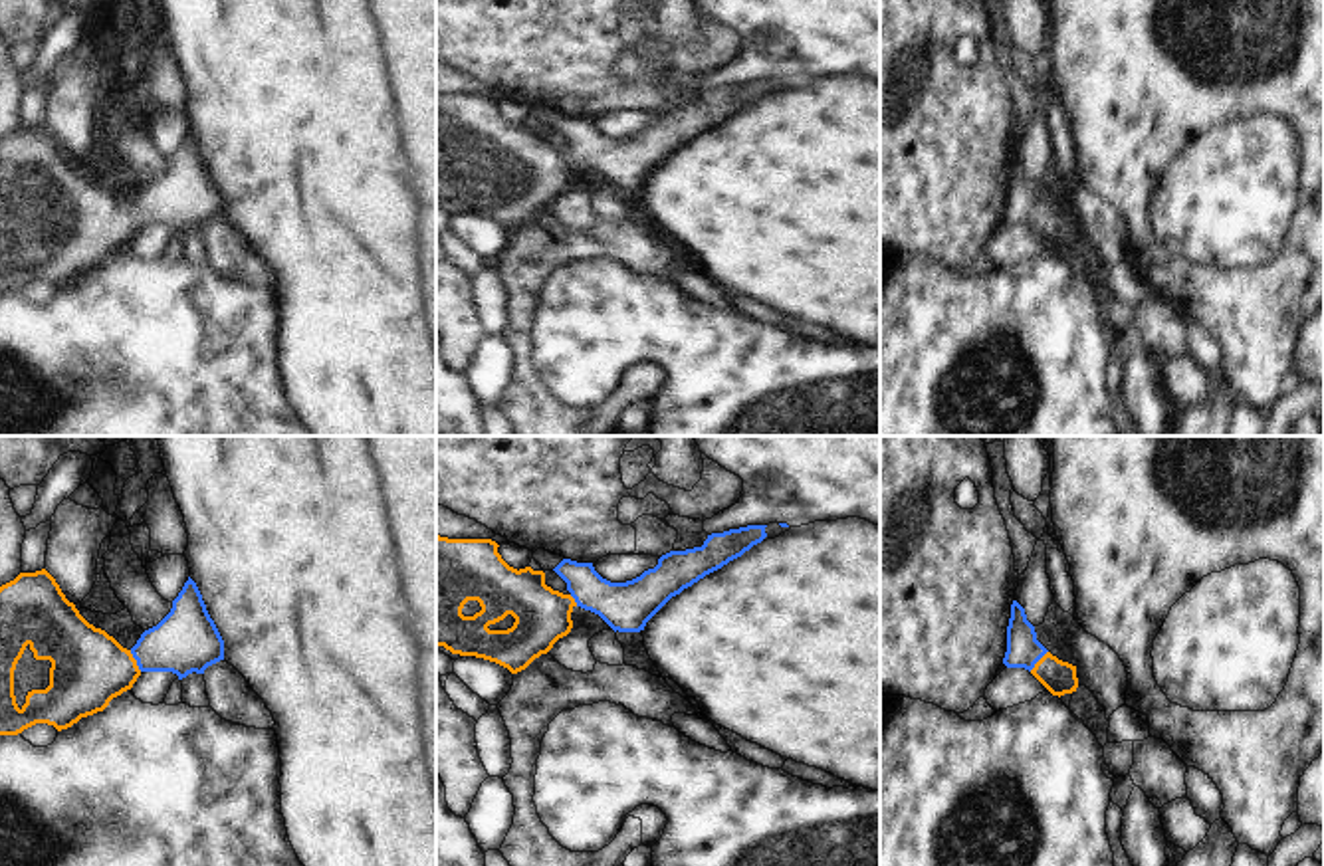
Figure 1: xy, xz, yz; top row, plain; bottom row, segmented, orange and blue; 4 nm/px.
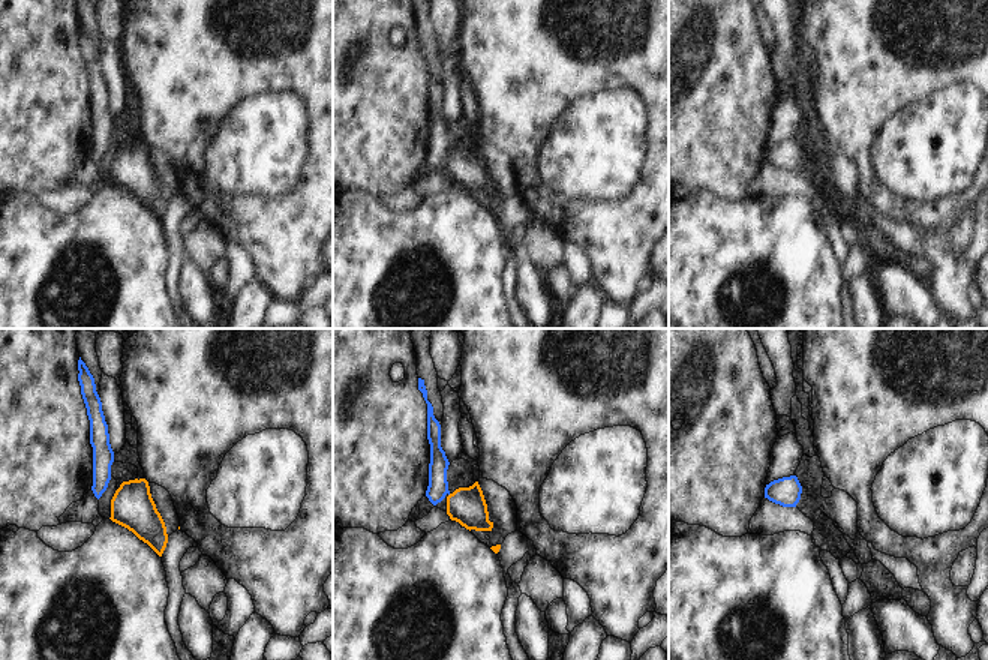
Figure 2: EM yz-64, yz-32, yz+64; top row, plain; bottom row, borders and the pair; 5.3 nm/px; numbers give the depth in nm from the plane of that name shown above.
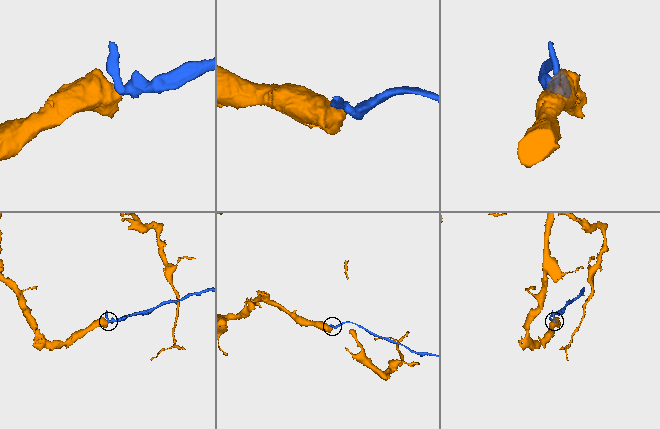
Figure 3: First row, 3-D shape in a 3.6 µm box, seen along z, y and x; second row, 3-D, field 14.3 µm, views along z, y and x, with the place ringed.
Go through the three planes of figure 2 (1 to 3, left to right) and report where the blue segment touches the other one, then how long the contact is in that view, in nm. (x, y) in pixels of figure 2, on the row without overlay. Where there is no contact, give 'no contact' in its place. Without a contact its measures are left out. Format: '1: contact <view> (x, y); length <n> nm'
1: no contact
2: no contact
3: no contact

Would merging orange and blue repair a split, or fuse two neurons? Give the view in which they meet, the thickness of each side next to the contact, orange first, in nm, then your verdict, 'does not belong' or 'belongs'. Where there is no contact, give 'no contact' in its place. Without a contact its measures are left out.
meets orange in xy; 300 nm thick on the orange side, 260 nm on the other; belongs

